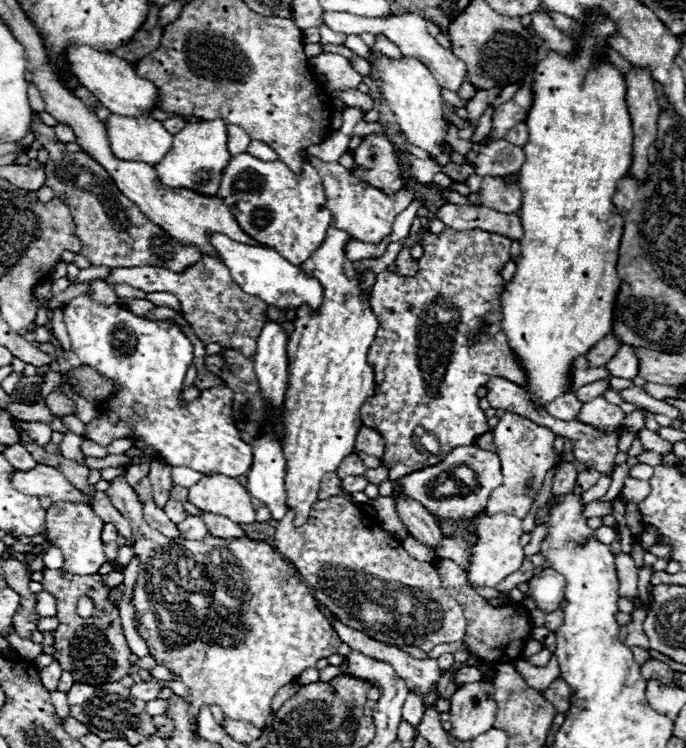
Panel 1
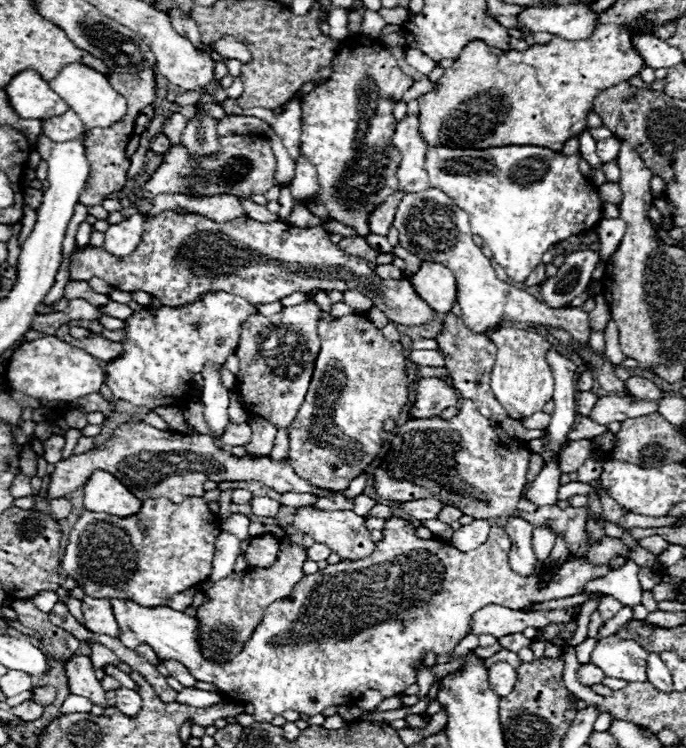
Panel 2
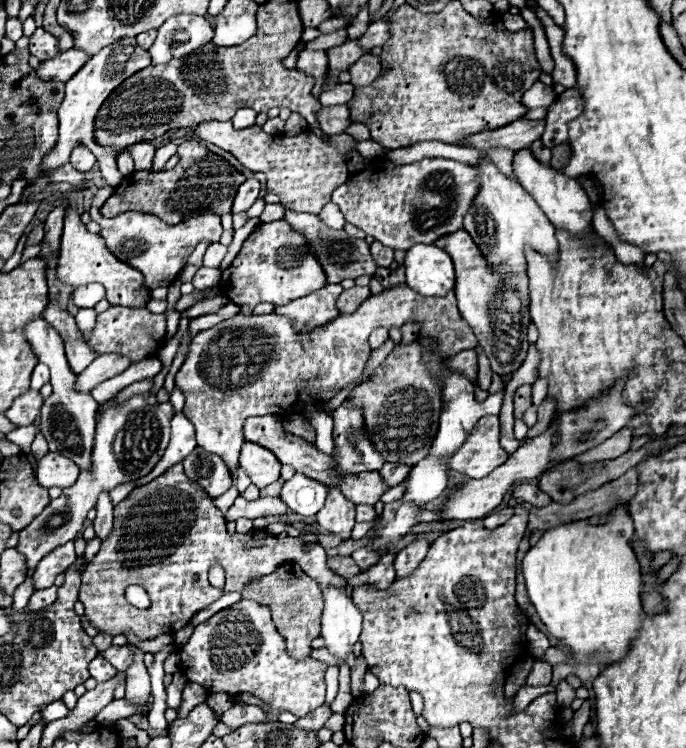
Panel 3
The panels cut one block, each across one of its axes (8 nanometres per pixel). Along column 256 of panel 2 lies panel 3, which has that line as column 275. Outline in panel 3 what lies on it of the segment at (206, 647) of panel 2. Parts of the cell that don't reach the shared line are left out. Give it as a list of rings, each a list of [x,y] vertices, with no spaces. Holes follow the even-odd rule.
[[[284,562],[272,574],[266,574],[264,578],[248,582],[248,586],[242,590],[242,598],[256,600],[272,610],[274,624],[278,632],[286,638],[288,652],[294,658],[310,656],[312,652],[310,642],[320,636],[320,618],[324,610],[324,600],[316,582],[310,576],[306,576],[298,564]]]

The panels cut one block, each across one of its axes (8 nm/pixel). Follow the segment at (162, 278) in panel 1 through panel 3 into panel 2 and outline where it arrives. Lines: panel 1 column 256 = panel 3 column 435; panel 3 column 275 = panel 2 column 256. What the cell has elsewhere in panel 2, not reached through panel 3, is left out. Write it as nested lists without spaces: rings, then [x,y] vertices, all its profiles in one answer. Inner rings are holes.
[[[306,300],[298,306],[284,308],[282,312],[268,318],[254,314],[242,324],[240,342],[236,348],[236,356],[240,360],[236,388],[244,402],[252,408],[248,410],[250,414],[270,418],[278,428],[288,428],[292,424],[308,392],[314,362],[320,350],[320,338],[316,334],[320,318],[320,306],[312,300]]]

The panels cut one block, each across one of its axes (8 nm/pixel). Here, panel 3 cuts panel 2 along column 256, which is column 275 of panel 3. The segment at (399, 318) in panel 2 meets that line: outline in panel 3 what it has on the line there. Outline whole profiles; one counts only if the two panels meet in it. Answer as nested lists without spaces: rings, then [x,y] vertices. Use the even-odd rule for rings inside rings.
[[[286,220],[260,224],[248,236],[236,260],[222,272],[222,292],[240,306],[256,306],[262,302],[282,306],[320,290],[324,284],[324,270],[308,250],[306,238],[292,230]]]

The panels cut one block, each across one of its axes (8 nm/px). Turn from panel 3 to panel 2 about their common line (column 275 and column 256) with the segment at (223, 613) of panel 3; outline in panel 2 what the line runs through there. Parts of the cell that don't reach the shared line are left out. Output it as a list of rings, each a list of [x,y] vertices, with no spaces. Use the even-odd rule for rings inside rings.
[[[388,518],[382,530],[384,538],[376,542],[370,558],[358,562],[338,562],[294,584],[292,592],[276,600],[264,610],[264,618],[254,628],[252,636],[238,656],[228,662],[214,662],[206,658],[198,646],[198,618],[172,608],[144,608],[130,600],[110,600],[116,624],[120,628],[118,640],[136,650],[142,642],[148,644],[160,660],[182,662],[194,678],[216,684],[222,692],[232,694],[232,700],[254,704],[256,722],[272,722],[274,716],[284,710],[304,712],[308,716],[318,714],[326,706],[340,706],[354,702],[362,692],[376,688],[384,698],[404,692],[416,684],[416,664],[424,660],[428,652],[434,656],[450,656],[460,640],[468,634],[472,614],[488,604],[500,604],[504,608],[522,610],[530,602],[548,602],[556,598],[574,596],[588,580],[602,578],[610,572],[608,566],[590,566],[586,560],[570,556],[554,576],[552,584],[544,590],[538,588],[544,564],[538,562],[538,574],[534,578],[522,578],[510,570],[508,550],[510,538],[504,528],[490,528],[488,540],[470,552],[454,548],[442,540],[420,540],[416,528],[402,518]]]

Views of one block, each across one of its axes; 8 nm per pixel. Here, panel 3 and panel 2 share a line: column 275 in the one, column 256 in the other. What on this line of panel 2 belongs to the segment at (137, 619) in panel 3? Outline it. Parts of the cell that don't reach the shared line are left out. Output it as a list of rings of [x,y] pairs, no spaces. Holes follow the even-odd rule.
[[[254,536],[244,550],[244,558],[248,568],[260,570],[260,568],[270,568],[274,560],[278,558],[280,552],[280,540],[272,536]]]

